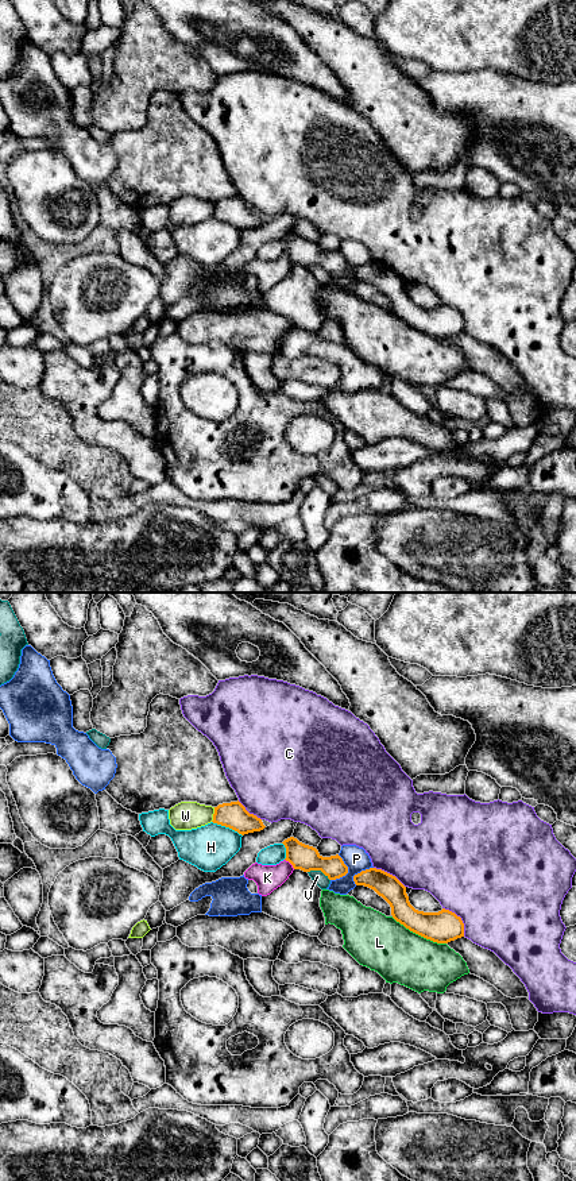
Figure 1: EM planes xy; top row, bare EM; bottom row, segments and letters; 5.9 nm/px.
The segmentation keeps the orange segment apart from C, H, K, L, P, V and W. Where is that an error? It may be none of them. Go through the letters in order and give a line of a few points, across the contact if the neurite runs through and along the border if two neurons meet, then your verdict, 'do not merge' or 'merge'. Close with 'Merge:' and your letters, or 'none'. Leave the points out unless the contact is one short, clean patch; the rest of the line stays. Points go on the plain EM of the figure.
C: do not merge
H: do not merge
K: line xy (285, 254), (294, 263); do not merge
L: do not merge
P: do not merge
V: do not merge
W: do not merge
Merge: none

